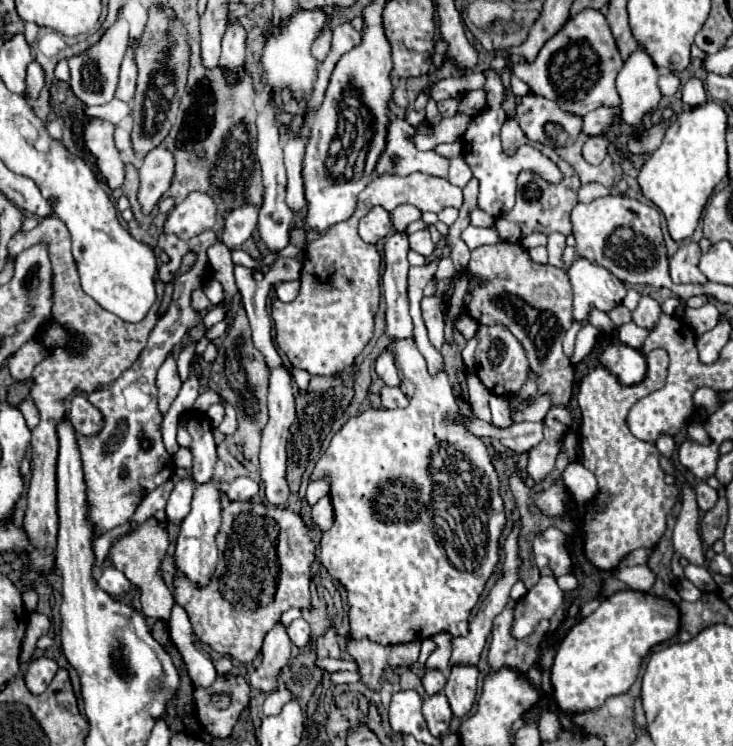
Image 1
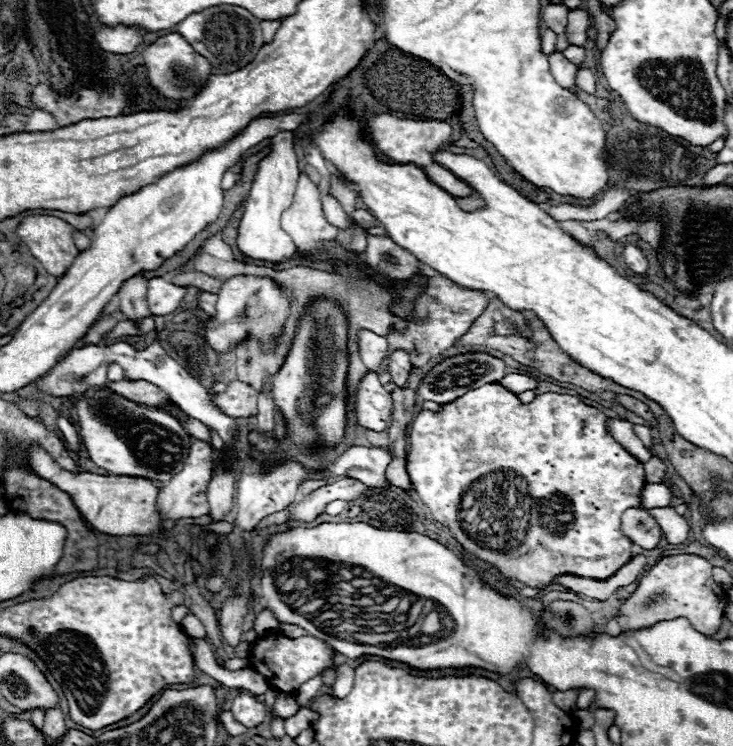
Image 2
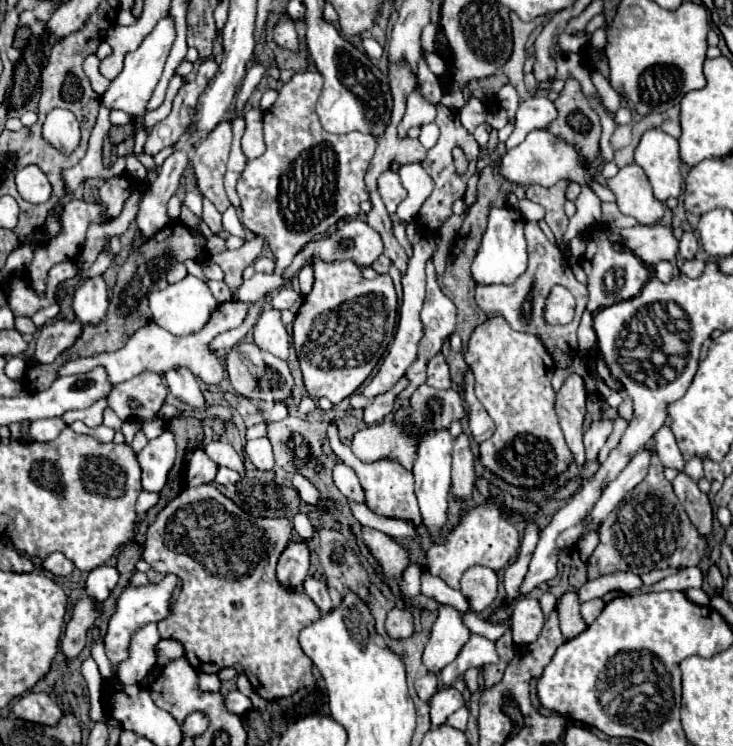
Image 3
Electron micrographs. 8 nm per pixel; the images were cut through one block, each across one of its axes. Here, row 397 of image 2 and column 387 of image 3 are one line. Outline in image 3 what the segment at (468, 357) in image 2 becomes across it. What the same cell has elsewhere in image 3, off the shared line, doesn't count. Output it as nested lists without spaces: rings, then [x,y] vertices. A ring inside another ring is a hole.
[[[392,418],[356,432],[350,448],[364,464],[396,458],[400,466],[410,470],[412,458],[416,458],[416,442],[412,442],[412,438],[404,438],[400,430],[392,430]]]

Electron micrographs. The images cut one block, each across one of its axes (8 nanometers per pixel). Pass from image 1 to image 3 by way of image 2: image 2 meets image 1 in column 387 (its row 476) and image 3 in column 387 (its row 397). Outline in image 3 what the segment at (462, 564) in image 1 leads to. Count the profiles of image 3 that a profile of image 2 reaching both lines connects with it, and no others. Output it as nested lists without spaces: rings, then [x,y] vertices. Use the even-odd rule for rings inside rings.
[[[330,428],[328,438],[330,438],[330,448],[332,448],[332,452],[334,452],[344,464],[348,464],[348,466],[356,472],[356,476],[358,476],[358,480],[360,480],[364,492],[366,492],[366,506],[368,506],[370,510],[374,510],[374,512],[380,514],[380,516],[402,518],[402,520],[410,520],[410,522],[414,522],[416,526],[420,526],[420,510],[418,510],[418,502],[416,502],[416,496],[414,496],[412,472],[404,470],[398,462],[390,462],[390,460],[380,460],[380,462],[372,462],[372,464],[362,464],[362,462],[352,454],[352,450],[350,450],[348,446],[340,444],[340,440],[336,438],[336,430]],[[362,528],[362,540],[366,546],[372,550],[374,558],[380,562],[384,568],[386,578],[392,578],[400,574],[408,566],[408,552],[402,544],[394,542],[390,536],[372,530],[372,528]]]

